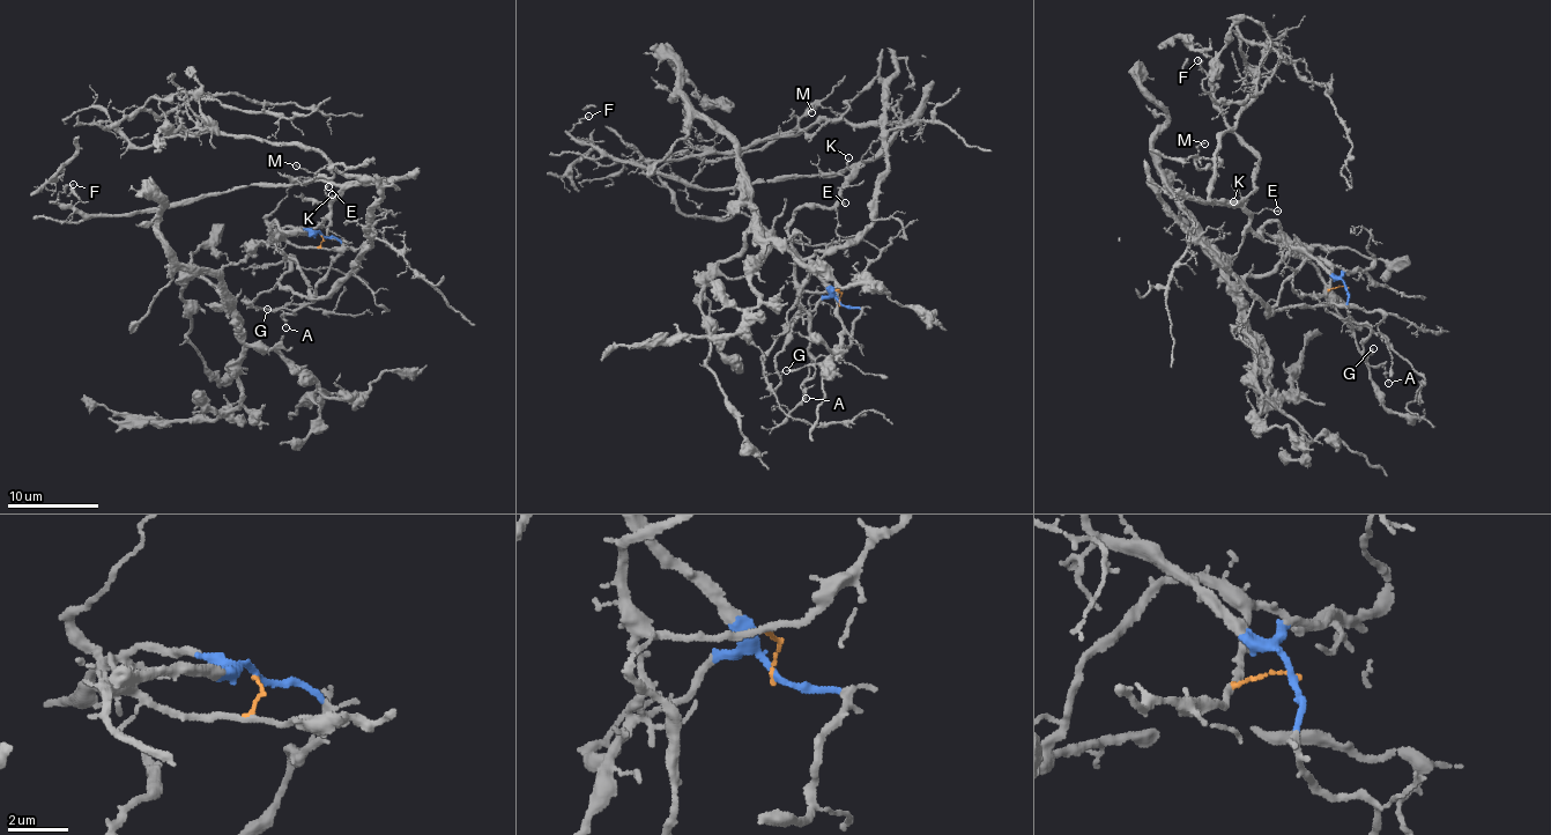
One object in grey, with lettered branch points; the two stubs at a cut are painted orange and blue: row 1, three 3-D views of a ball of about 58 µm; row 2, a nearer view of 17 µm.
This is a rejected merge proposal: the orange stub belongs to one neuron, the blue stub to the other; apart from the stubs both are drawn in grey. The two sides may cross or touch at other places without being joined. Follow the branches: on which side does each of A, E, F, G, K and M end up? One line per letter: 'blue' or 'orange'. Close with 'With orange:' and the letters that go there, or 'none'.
A: blue
E: blue
F: blue
G: blue
K: blue
M: blue
With orange: none

